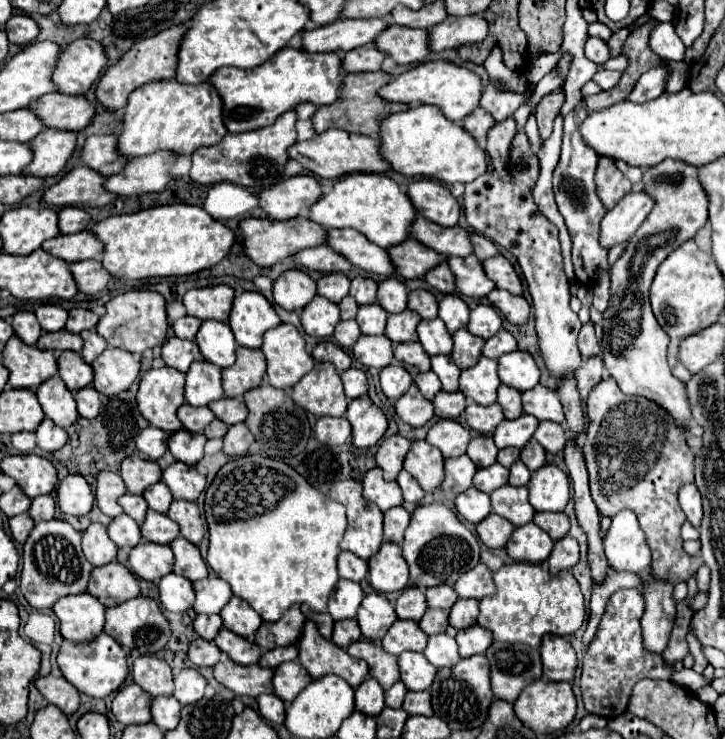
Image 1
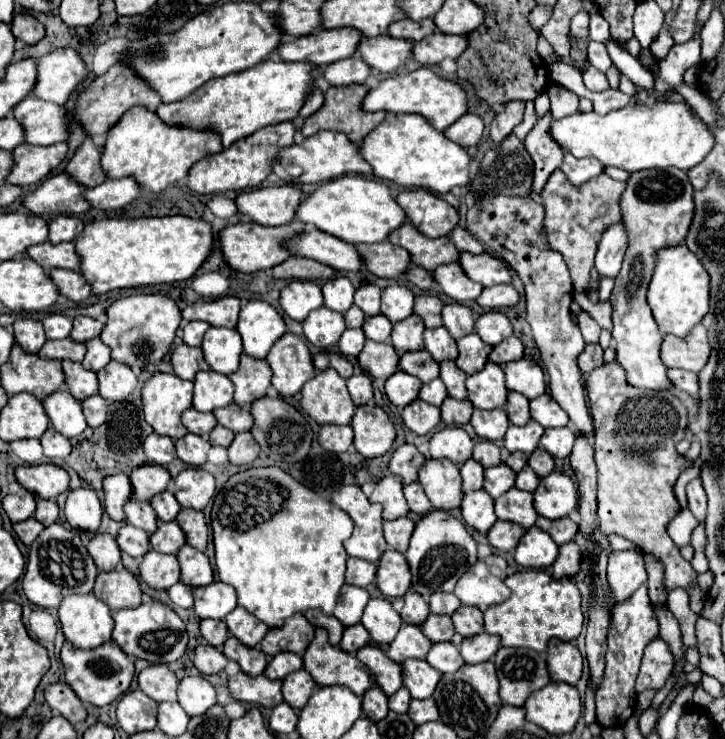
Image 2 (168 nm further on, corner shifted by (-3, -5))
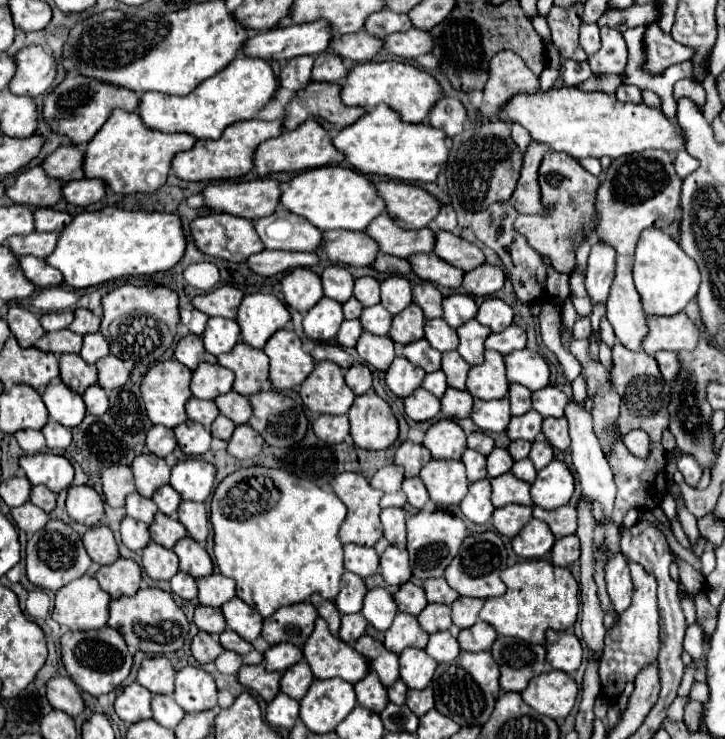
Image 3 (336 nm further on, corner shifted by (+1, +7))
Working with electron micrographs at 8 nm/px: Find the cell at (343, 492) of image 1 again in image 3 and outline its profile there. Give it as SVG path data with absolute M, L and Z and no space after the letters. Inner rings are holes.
M343 472L333 480L333 490L341 498L341 502L347 506L345 522L339 530L339 540L343 544L361 544L361 546L373 546L383 536L383 528L380 521L381 490L375 490L369 486L365 476L355 472Z

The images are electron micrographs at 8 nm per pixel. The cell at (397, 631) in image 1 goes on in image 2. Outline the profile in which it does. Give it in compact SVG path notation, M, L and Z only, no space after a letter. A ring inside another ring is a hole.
M403 624L395 640L389 644L387 656L395 662L405 662L407 658L425 658L433 642L421 632L419 626Z

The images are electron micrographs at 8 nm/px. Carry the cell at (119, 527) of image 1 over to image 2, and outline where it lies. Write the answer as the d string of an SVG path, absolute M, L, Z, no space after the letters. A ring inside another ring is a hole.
M125 524L117 534L117 544L133 558L141 558L149 550L149 534L131 524Z

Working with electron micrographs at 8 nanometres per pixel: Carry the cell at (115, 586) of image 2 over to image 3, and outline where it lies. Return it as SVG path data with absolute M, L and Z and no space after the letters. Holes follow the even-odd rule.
M119 558L111 566L101 566L95 578L111 598L133 596L141 584L141 568L135 560Z

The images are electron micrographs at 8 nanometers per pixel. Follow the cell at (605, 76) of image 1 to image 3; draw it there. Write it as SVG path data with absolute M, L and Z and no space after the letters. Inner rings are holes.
M565 60L563 62L561 76L563 76L563 84L565 86L579 86L581 82L585 82L591 76L591 68L587 66L587 62L573 62L573 60Z

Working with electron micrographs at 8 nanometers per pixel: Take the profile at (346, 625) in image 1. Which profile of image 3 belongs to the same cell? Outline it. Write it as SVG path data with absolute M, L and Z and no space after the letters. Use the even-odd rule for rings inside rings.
M347 614L341 620L339 638L345 640L347 644L355 644L355 640L361 638L361 634L365 634L365 628L367 628L367 620L361 614Z

